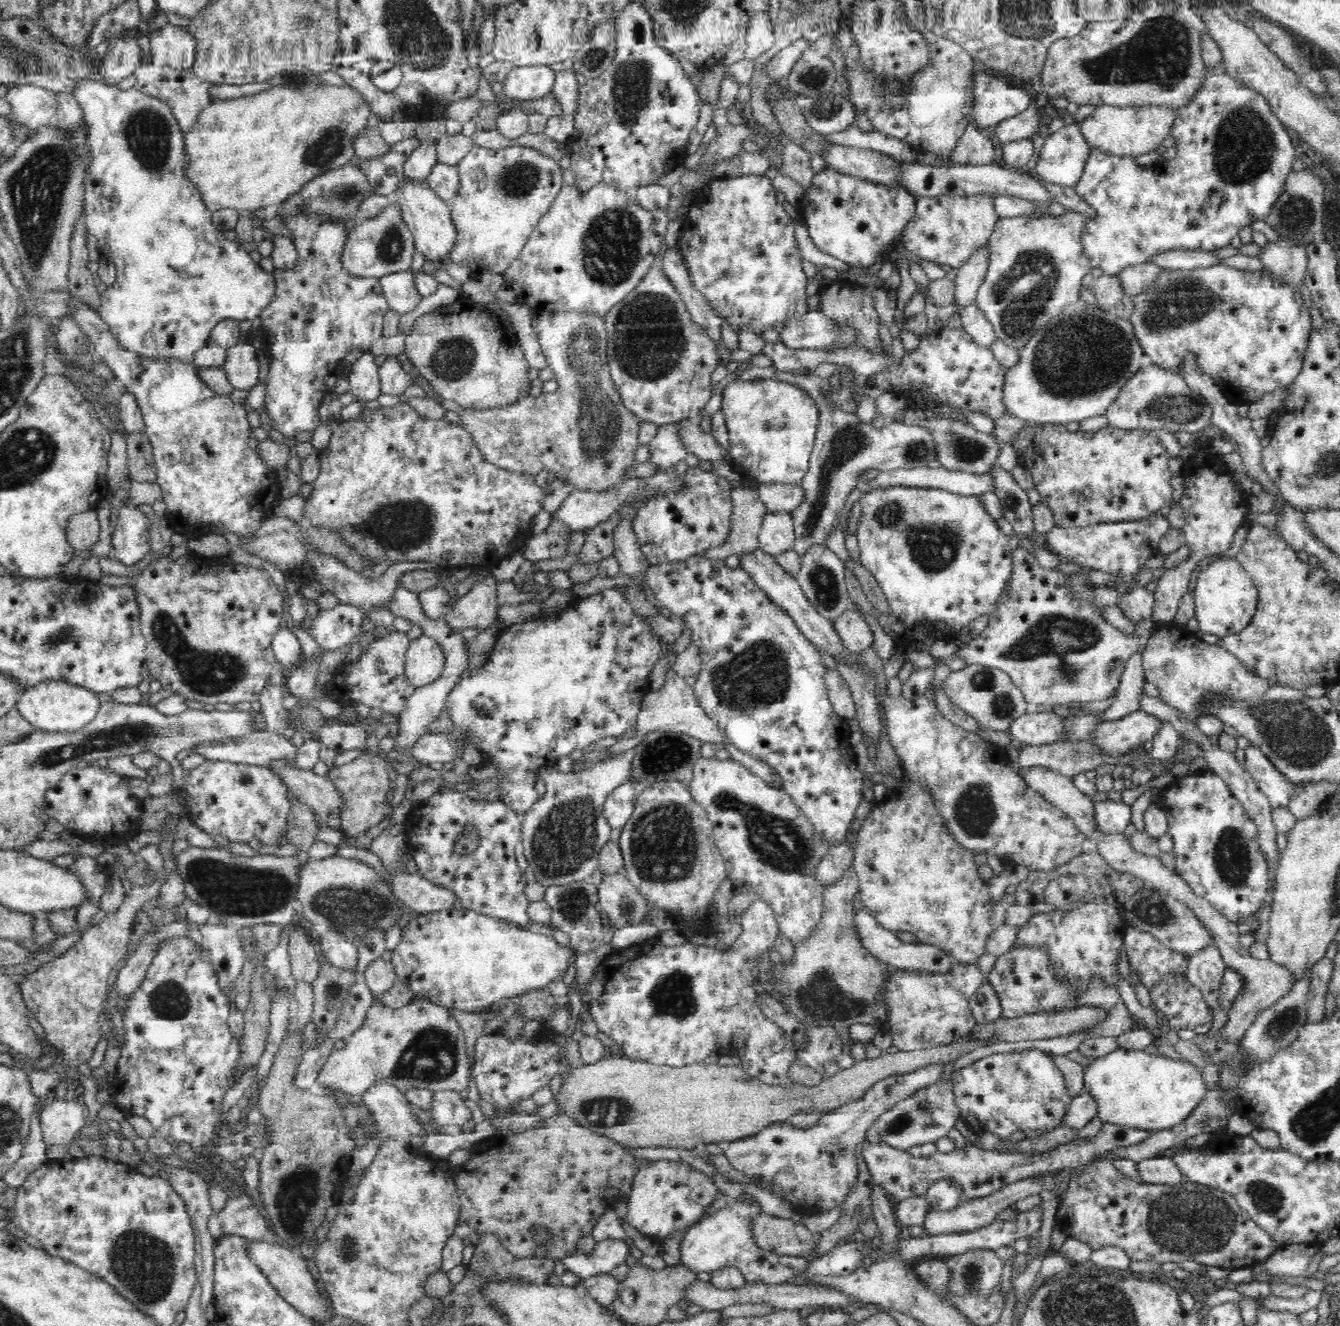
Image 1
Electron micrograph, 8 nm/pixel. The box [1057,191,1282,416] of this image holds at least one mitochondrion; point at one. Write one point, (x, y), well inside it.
(1187, 301)

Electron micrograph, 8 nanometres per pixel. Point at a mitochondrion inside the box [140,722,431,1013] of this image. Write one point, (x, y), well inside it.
(237, 891)

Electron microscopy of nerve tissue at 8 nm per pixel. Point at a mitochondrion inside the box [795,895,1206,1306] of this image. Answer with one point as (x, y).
(971, 1274)

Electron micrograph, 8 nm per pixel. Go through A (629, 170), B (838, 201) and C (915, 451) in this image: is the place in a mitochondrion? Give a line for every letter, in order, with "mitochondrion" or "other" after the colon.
A: other
B: other
C: mitochondrion

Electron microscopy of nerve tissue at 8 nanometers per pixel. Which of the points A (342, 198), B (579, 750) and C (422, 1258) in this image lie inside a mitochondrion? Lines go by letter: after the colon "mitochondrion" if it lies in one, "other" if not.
A: mitochondrion
B: other
C: other

